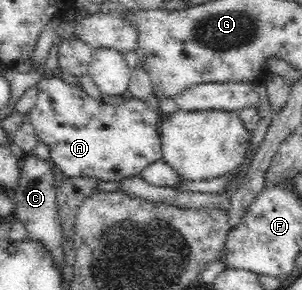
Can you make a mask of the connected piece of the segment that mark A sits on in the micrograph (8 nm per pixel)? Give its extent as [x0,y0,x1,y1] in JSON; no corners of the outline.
[28,75,163,181]

